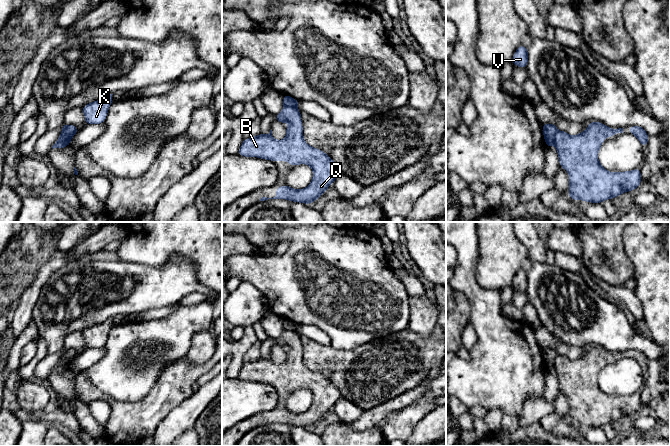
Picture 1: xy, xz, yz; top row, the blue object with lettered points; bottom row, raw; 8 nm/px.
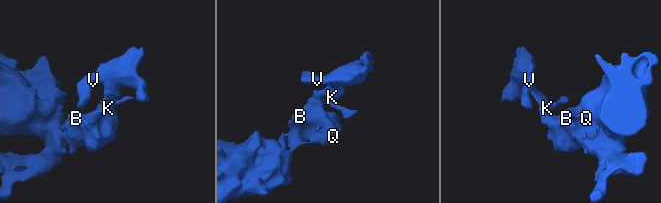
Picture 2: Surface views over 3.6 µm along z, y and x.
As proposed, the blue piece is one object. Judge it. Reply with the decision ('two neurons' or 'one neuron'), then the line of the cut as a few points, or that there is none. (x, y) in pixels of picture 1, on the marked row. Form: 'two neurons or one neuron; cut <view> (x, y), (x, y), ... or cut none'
two neurons; cut yz (557, 130), (554, 136), (554, 144)

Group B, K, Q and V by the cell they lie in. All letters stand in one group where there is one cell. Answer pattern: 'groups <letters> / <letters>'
groups B Q / K V

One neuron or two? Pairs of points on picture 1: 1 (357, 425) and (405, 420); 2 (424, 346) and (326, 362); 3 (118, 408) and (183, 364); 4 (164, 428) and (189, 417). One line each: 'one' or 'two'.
1: two
2: one
3: one
4: one

